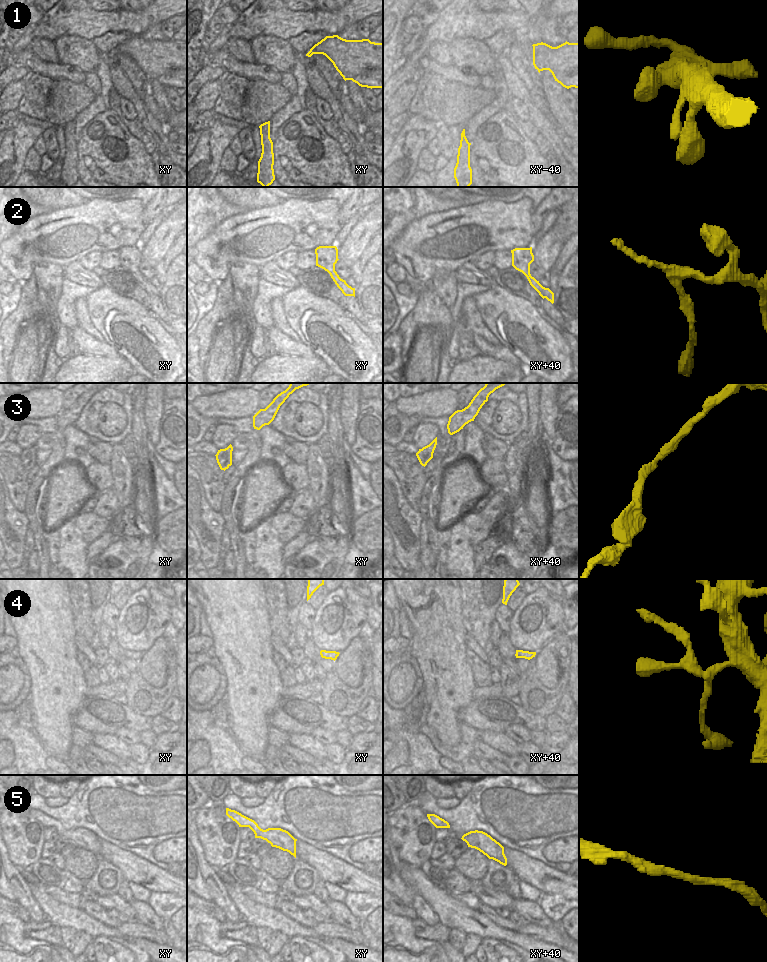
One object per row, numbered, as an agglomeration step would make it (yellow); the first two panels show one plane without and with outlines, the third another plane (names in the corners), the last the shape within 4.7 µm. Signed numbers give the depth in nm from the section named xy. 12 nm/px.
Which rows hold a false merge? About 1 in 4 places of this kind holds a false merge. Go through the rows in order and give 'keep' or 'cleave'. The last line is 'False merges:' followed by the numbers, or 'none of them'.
1: keep
2: keep
3: keep
4: keep
5: keep
False merges: none of them

